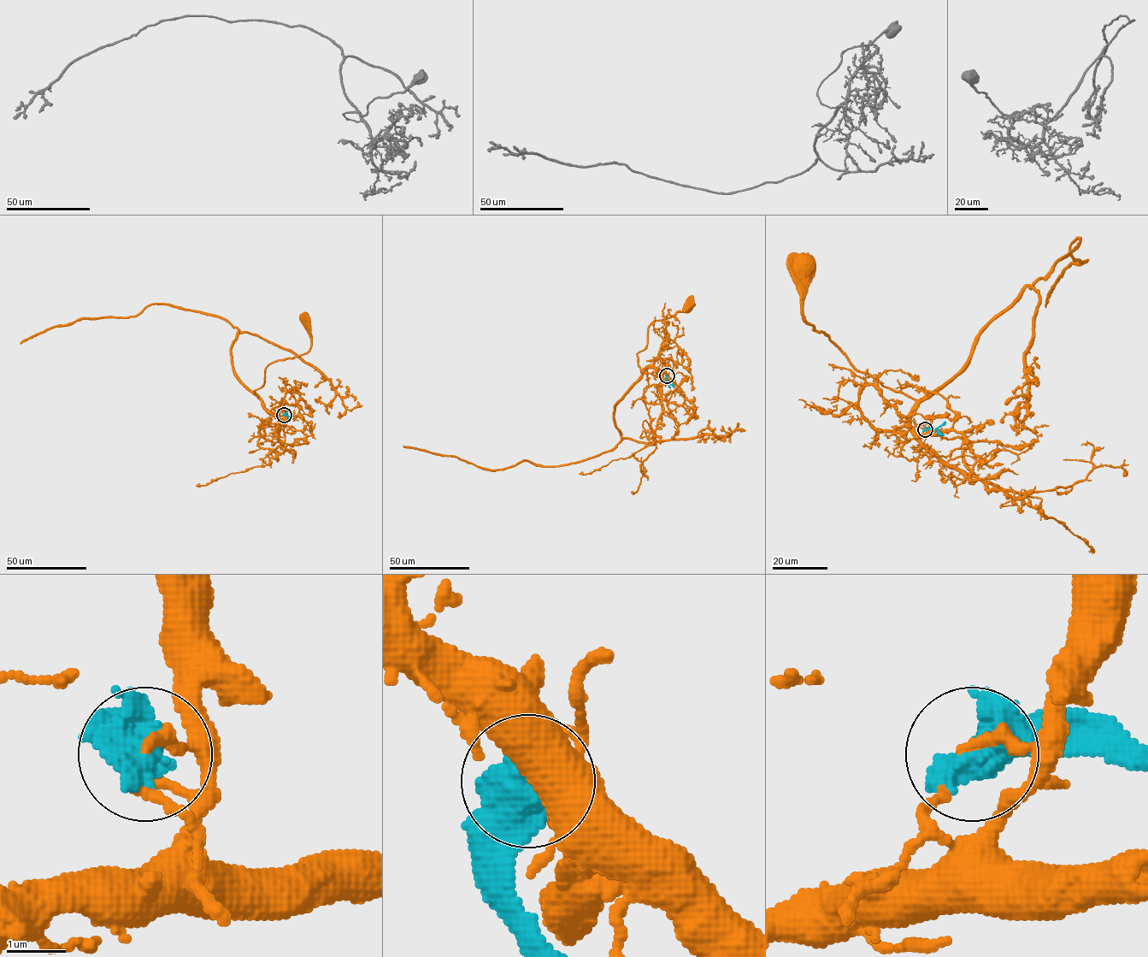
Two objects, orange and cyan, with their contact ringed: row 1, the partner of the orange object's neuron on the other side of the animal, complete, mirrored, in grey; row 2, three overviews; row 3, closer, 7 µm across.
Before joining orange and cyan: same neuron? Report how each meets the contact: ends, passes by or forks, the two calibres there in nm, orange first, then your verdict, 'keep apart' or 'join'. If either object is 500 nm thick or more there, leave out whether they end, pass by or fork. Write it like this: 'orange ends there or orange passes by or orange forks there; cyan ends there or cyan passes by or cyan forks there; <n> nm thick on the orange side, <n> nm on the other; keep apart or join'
200 nm thick on the orange side, 800 nm on the other; keep apart

